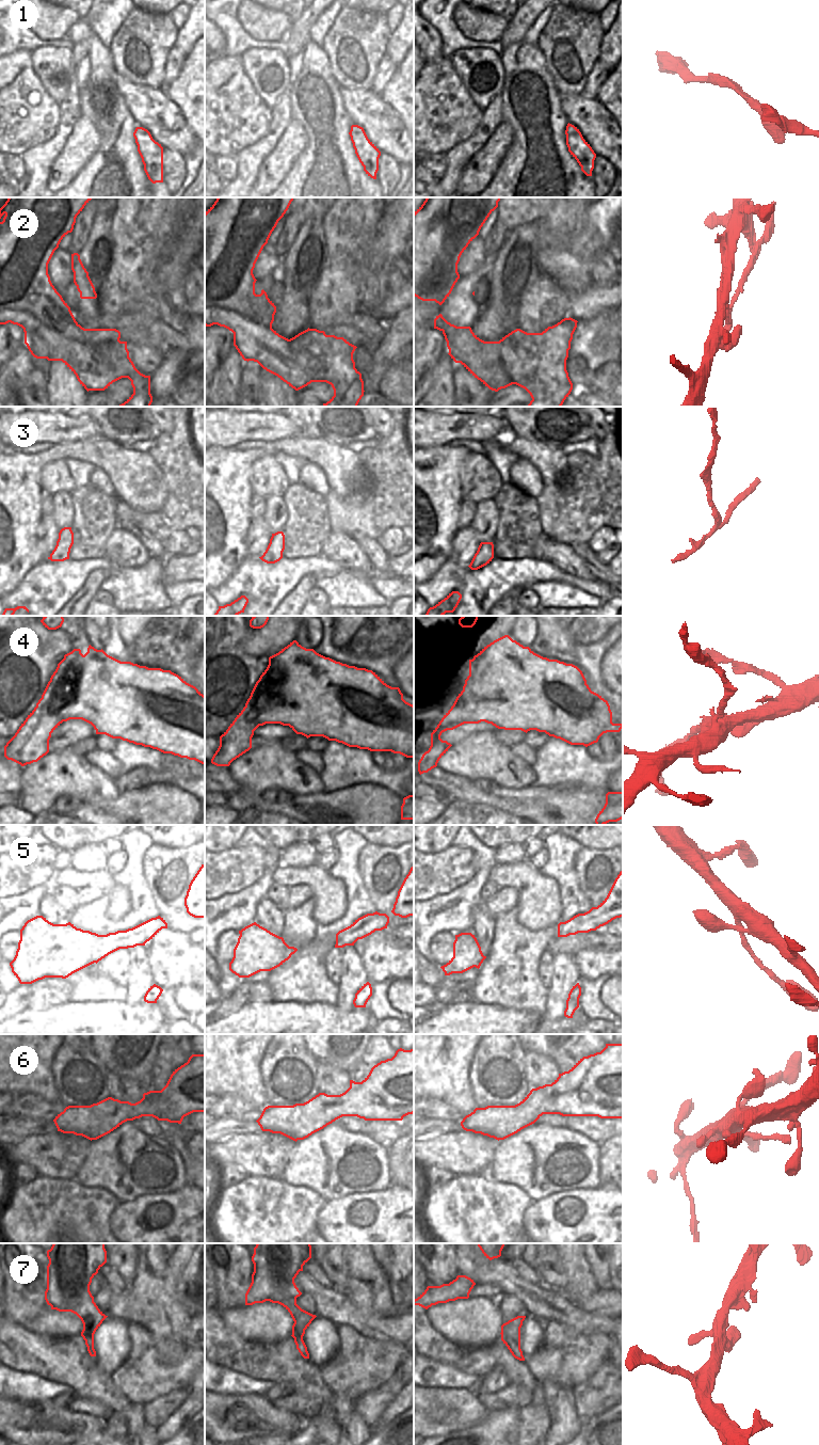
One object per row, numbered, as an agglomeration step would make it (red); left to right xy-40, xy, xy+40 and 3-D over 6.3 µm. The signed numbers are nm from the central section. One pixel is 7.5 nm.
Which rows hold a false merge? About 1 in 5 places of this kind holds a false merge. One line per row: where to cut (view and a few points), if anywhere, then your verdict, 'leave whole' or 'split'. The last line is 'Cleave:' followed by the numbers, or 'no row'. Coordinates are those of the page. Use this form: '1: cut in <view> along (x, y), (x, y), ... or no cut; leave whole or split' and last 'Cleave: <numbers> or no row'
1: no cut; leave whole
2: cut in xy-40 along (71, 314), (63, 332), (41, 321), (23, 329); split
3: cut in xy along (284, 543), (272, 556), (261, 556); split
4: cut in xy along (291, 649), (306, 665), (292, 711), (308, 718), (301, 733); split
5: no cut; leave whole
6: no cut; leave whole
7: no cut; leave whole
Cleave: 2, 3, 4

